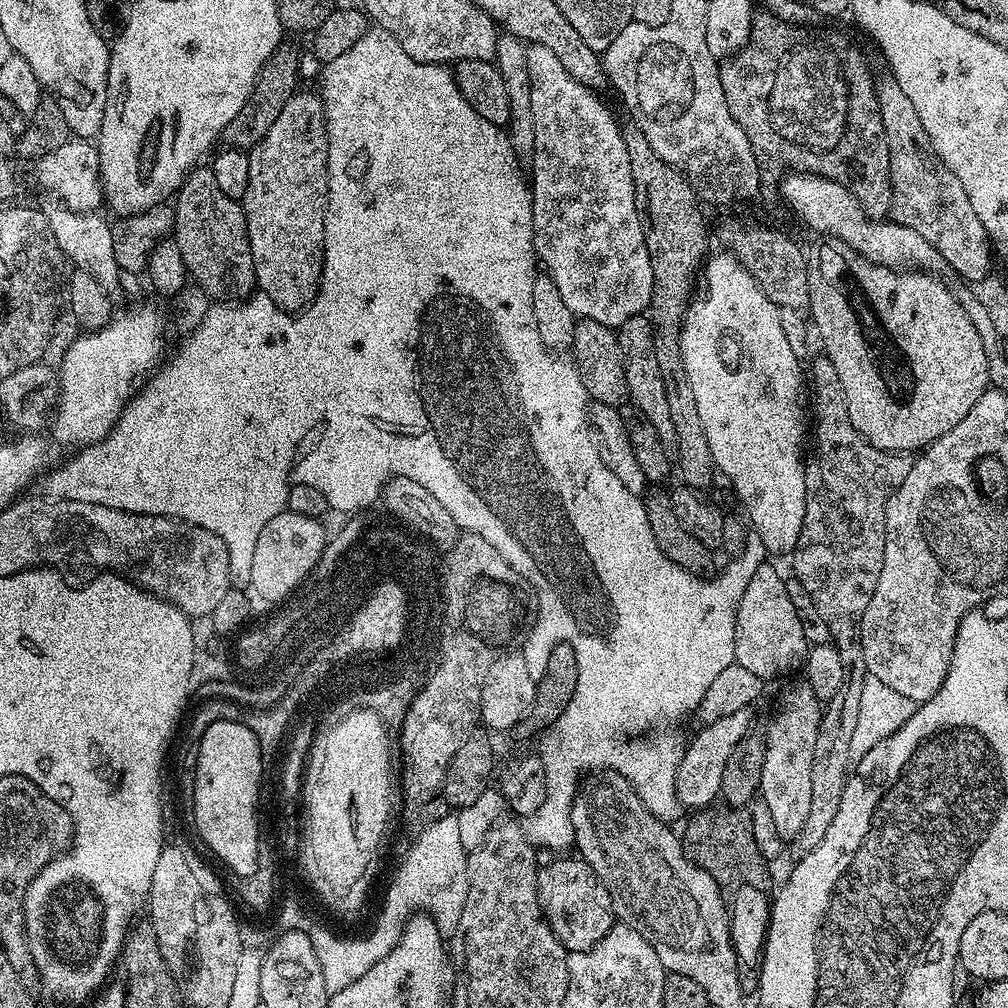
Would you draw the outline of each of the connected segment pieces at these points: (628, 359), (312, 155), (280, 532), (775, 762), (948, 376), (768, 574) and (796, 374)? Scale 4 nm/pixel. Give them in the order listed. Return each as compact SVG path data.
M644 314L628 318L615 329L618 346L622 350L624 359L628 400L636 403L635 411L646 414L646 418L650 418L650 426L658 430L658 438L662 438L664 447L672 450L676 446L674 421L670 418L670 409L666 402L666 382L662 382L662 370L658 370L658 354L654 354L655 333L651 319Z
M297 90L293 92L291 98L286 102L286 106L282 106L282 114L278 114L274 126L270 126L266 138L262 138L262 142L255 144L248 152L248 161L250 162L250 182L246 186L246 194L242 203L246 214L250 250L254 254L256 283L259 291L263 292L265 296L269 296L279 308L295 314L307 308L316 297L316 291L320 289L320 275L324 269L324 210L328 207L328 127L324 121L324 103L320 95L315 91Z
M287 510L280 512L258 534L258 543L254 546L254 562L250 562L250 588L264 600L283 602L287 595L300 587L300 576L308 572L318 562L316 552L321 554L325 547L326 535L319 519L314 516L294 514Z
M806 682L792 684L780 696L780 705L768 724L768 736L764 743L765 762L762 764L762 774L759 789L759 799L770 810L774 822L774 830L781 841L791 841L802 830L806 823L806 814L810 811L810 773L814 766L814 741L818 738L822 701L814 694L814 690Z
M828 238L820 243L824 244L807 253L810 320L814 325L815 335L817 332L824 343L823 355L828 356L830 362L834 362L834 370L838 370L842 390L846 390L846 410L850 410L850 422L854 422L858 431L883 452L919 453L938 438L942 438L942 434L950 434L950 430L954 430L954 426L958 426L958 422L962 422L962 418L970 414L974 402L978 402L978 398L982 398L982 394L989 391L988 355L982 346L982 338L978 330L974 330L974 322L970 322L967 307L962 300L960 304L959 298L940 281L939 275L923 270L901 270L875 264L862 258L862 254L850 250L850 246L846 246L846 242L841 240Z
M766 562L754 572L740 601L735 618L734 662L763 680L796 671L810 647L797 606L779 572Z
M722 250L717 256L709 255L702 268L702 280L703 276L704 289L701 292L699 289L698 295L684 311L684 325L680 328L680 349L682 350L682 362L686 366L686 378L690 382L690 390L698 405L698 415L702 418L702 430L706 430L706 442L710 442L713 465L718 469L719 475L721 472L732 483L732 488L736 491L741 506L744 507L743 515L746 517L751 531L762 542L765 553L772 555L773 552L776 556L787 557L796 548L798 538L802 534L802 522L806 518L806 478L804 477L806 455L804 456L803 452L806 372L802 367L801 357L796 356L794 350L790 350L790 342L782 330L781 308L766 298L755 279L740 264L738 256L728 250Z

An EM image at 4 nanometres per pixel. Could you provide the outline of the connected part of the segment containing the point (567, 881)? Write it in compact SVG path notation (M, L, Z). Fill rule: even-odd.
M579 858L573 860L552 860L536 873L536 889L540 909L548 919L554 934L564 943L569 952L590 950L617 923L616 907L612 904L610 890L594 874L589 864Z

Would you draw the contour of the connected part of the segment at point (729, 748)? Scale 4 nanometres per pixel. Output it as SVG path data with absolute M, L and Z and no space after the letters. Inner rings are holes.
M752 708L734 710L734 714L726 714L726 718L718 718L713 724L703 725L693 740L687 741L684 757L678 766L676 779L676 798L681 805L684 804L691 810L707 808L720 796L722 774L725 772L726 762L735 747L750 736L752 728ZM714 799L715 800L712 800Z

